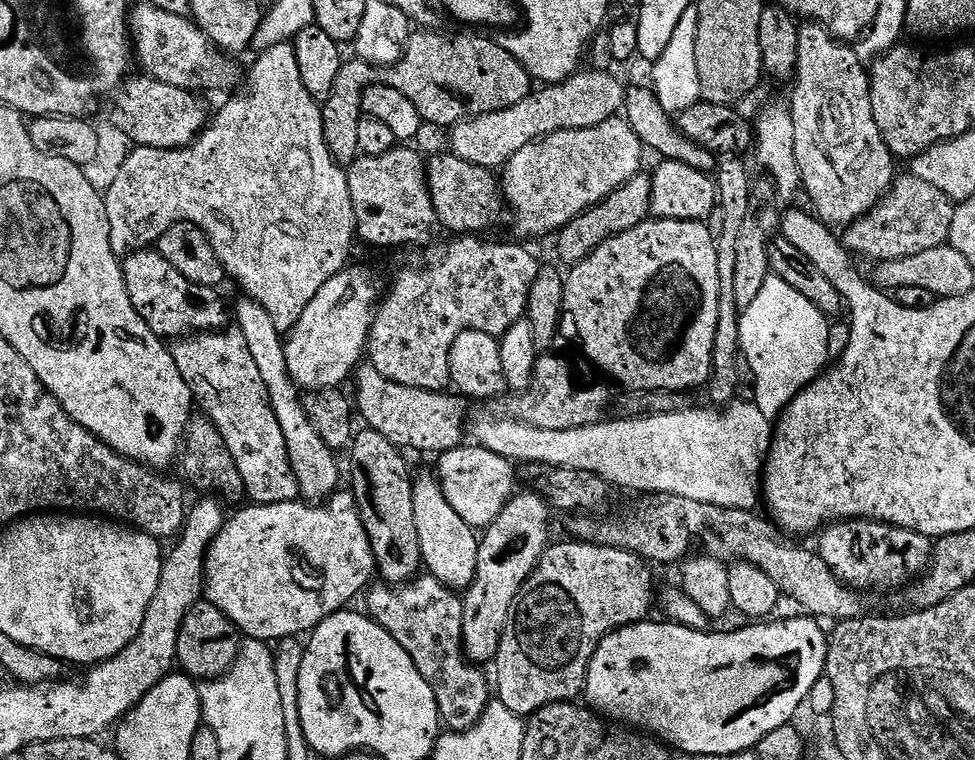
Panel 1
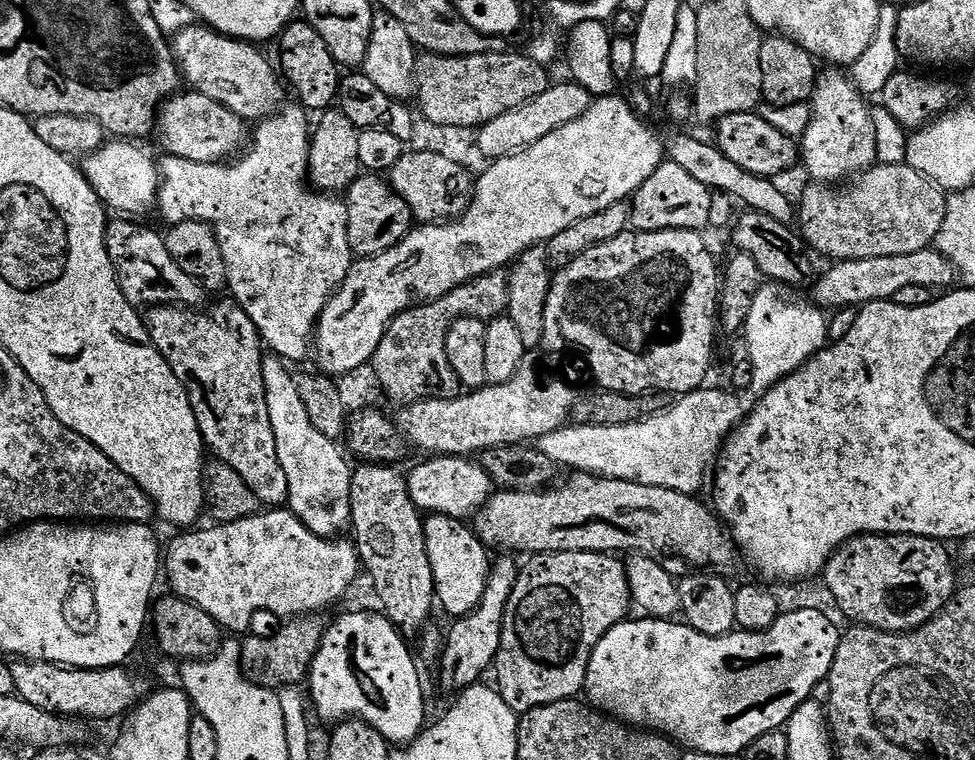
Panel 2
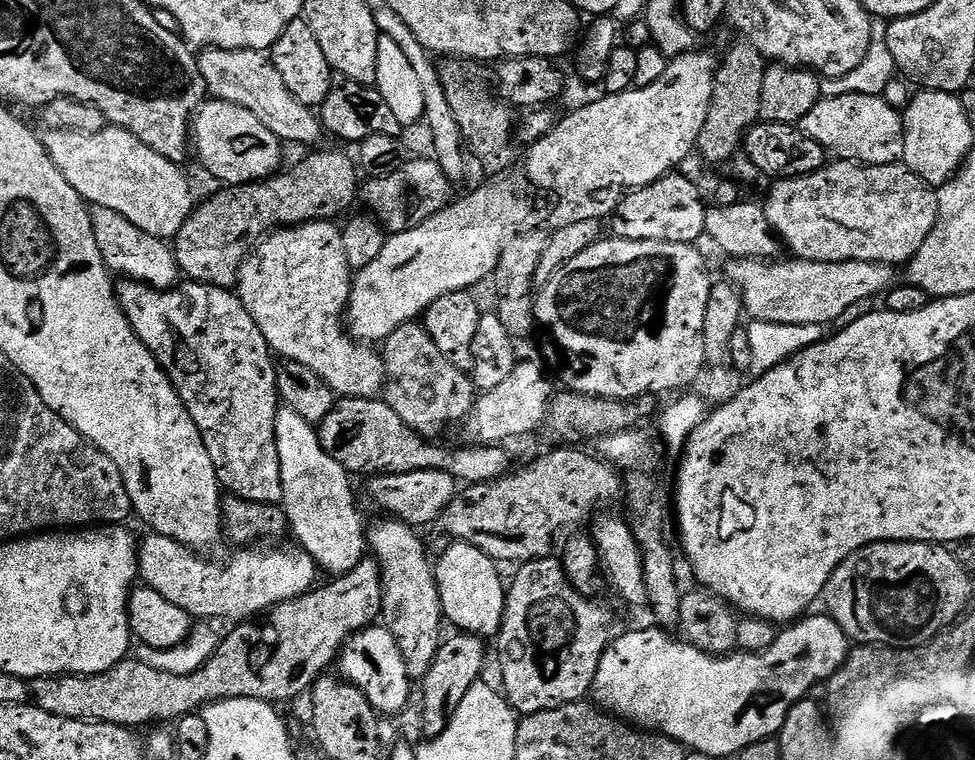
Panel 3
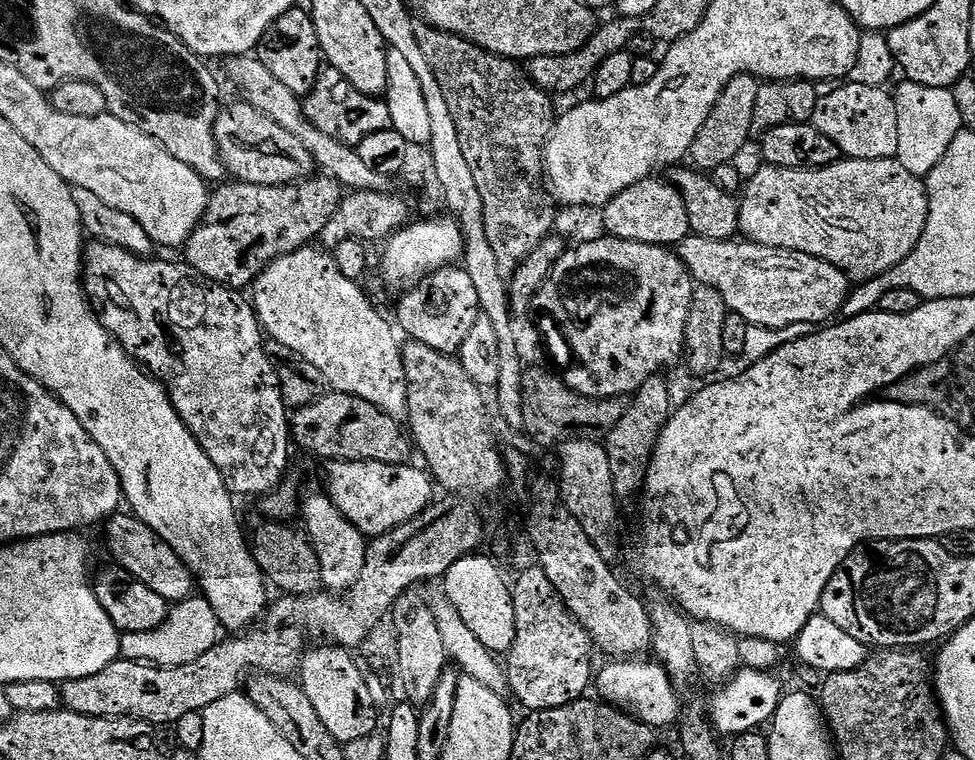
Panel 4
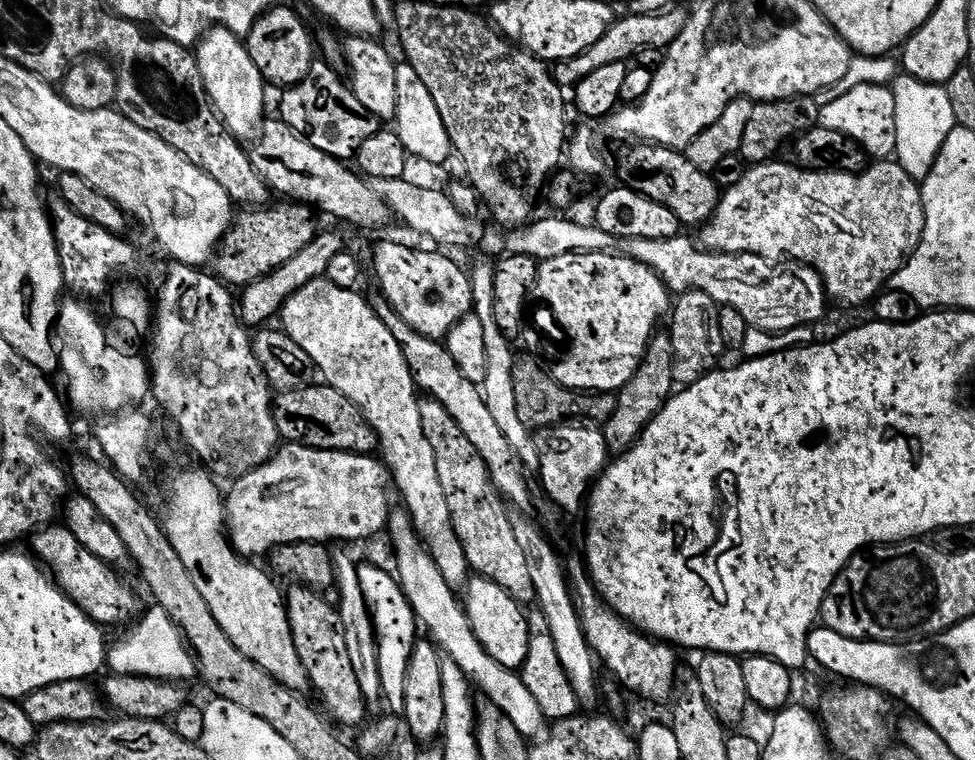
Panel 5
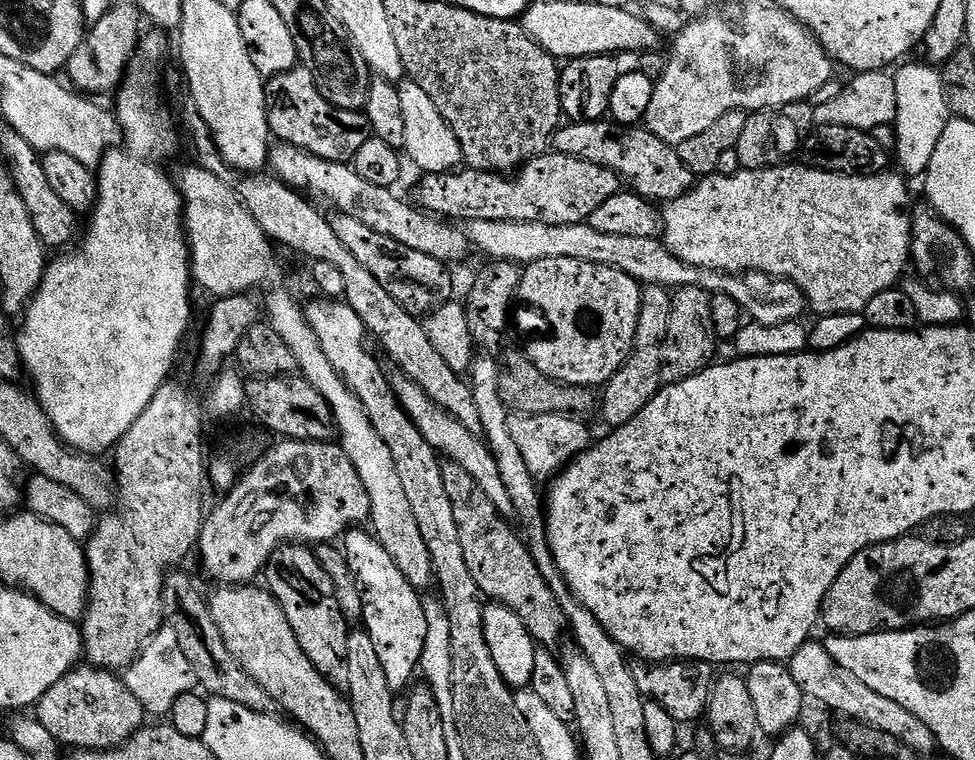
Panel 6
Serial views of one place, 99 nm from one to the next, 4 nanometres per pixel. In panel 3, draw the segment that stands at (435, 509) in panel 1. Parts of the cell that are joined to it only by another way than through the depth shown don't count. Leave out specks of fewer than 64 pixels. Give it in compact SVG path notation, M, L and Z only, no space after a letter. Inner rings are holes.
M452 542L449 545L440 561L437 559L434 564L444 619L449 625L453 624L453 629L471 632L481 638L495 637L502 626L506 606L506 580L496 569L499 568L497 561L473 544Z

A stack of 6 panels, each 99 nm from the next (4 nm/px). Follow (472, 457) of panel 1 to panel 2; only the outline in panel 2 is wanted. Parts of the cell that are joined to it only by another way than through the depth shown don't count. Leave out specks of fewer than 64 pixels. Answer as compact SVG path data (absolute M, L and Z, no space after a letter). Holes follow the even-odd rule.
M432 456L406 476L410 498L424 514L453 516L455 520L467 521L475 517L488 497L493 495L494 485L479 462L462 456Z

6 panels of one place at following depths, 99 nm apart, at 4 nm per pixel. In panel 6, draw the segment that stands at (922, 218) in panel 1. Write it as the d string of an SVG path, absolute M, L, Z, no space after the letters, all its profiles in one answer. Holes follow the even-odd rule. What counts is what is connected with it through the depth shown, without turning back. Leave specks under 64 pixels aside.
M781 166L779 168L759 168L753 172L741 170L733 176L719 176L713 174L703 177L682 198L667 201L662 208L662 239L664 245L676 255L679 260L696 268L709 268L715 272L729 274L743 274L745 272L764 272L767 276L785 278L795 281L796 285L804 291L804 298L809 309L816 311L817 317L830 314L846 314L847 312L863 313L869 302L882 290L895 288L901 283L900 275L904 267L909 267L910 253L912 251L912 196L908 193L908 184L903 175L895 176L892 170L885 170L875 174L853 176L839 172L825 172L822 168L809 168L799 166Z

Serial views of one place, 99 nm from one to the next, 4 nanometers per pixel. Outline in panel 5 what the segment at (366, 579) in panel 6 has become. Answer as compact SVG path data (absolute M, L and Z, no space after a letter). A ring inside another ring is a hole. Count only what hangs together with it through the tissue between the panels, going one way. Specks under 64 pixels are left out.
M372 564L358 566L359 581L367 600L377 638L377 662L381 678L383 701L389 713L403 716L405 712L405 680L410 654L416 645L420 628L413 608L406 599L397 577Z

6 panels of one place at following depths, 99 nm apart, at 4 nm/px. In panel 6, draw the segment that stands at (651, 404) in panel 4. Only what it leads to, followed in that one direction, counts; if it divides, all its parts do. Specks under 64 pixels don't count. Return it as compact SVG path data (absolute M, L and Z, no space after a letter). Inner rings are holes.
M649 284L640 293L640 325L632 343L632 351L624 365L610 377L602 388L602 412L609 429L621 428L637 416L660 393L666 380L664 371L664 343L670 330L672 292L661 284Z

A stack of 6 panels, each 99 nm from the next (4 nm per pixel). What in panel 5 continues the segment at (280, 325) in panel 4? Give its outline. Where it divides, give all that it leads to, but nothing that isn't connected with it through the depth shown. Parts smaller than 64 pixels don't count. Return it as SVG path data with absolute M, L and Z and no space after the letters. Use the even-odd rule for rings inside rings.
M327 278L310 282L302 286L302 290L298 290L284 303L282 330L290 338L294 338L294 342L298 342L298 346L302 346L306 354L310 354L323 383L338 390L338 394L346 394L346 398L350 398L350 402L358 406L366 422L370 422L376 435L382 463L390 473L391 483L399 499L400 496L404 499L403 507L411 516L412 525L416 527L417 534L423 540L428 553L434 558L442 578L446 578L450 587L457 590L463 589L470 579L466 550L452 525L450 506L446 503L442 482L438 482L438 465L434 458L434 446L430 446L430 441L426 438L426 430L422 430L421 397L418 395L416 380L402 354L402 346L394 339L394 334L390 334L386 322L382 322L382 318L374 314L371 303L367 299L363 300L360 294L356 290L342 290Z

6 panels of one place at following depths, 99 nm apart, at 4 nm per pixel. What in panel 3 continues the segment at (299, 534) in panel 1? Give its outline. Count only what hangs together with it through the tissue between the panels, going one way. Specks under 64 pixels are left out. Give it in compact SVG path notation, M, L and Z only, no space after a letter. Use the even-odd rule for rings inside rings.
M154 531L147 533L145 540L138 544L138 576L147 587L158 590L166 602L174 602L174 606L182 606L194 618L209 616L212 620L232 620L231 622L248 622L259 612L267 613L276 605L304 596L311 592L317 583L316 559L299 546L292 548L262 548L266 546L247 546L236 550L225 564L215 564L212 560L203 560L199 551L179 544L174 538L163 536Z

